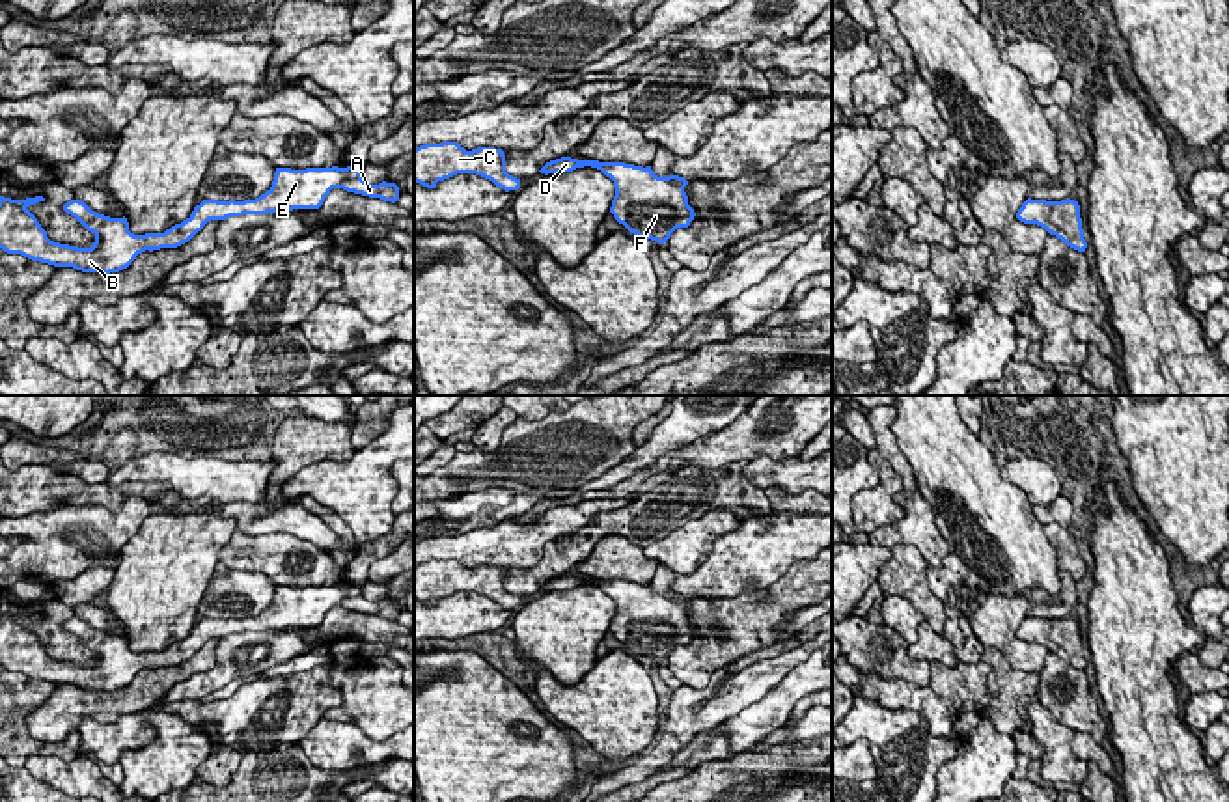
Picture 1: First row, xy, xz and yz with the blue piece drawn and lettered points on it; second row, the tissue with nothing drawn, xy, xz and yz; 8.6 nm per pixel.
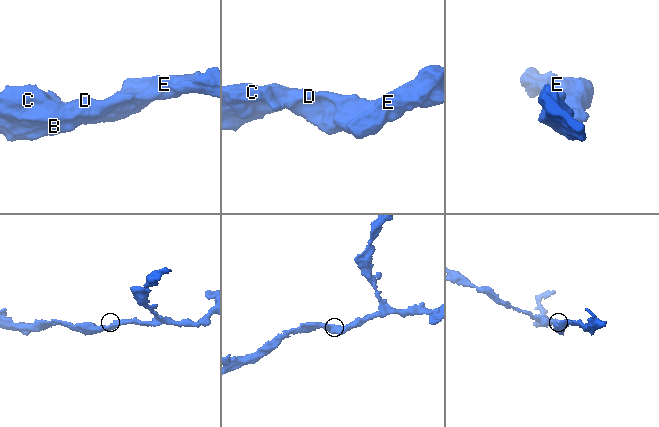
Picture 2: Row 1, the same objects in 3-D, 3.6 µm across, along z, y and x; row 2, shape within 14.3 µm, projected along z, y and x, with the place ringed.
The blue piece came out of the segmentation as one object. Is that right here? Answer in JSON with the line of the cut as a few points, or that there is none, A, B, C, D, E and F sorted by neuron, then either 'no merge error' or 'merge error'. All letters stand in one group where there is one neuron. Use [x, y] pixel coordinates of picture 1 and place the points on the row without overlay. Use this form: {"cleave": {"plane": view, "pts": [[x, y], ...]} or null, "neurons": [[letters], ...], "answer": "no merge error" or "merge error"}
{"cleave": null, "neurons": [["A", "B", "C", "D", "E", "F"]], "answer": "no merge error"}

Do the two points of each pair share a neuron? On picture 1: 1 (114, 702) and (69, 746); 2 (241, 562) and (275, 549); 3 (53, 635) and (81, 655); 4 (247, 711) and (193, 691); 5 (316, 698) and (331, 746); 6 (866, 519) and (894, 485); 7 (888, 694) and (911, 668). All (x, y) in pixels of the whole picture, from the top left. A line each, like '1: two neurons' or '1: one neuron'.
1: two neurons
2: one neuron
3: one neuron
4: two neurons
5: two neurons
6: one neuron
7: two neurons

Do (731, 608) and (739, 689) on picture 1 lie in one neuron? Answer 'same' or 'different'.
different

